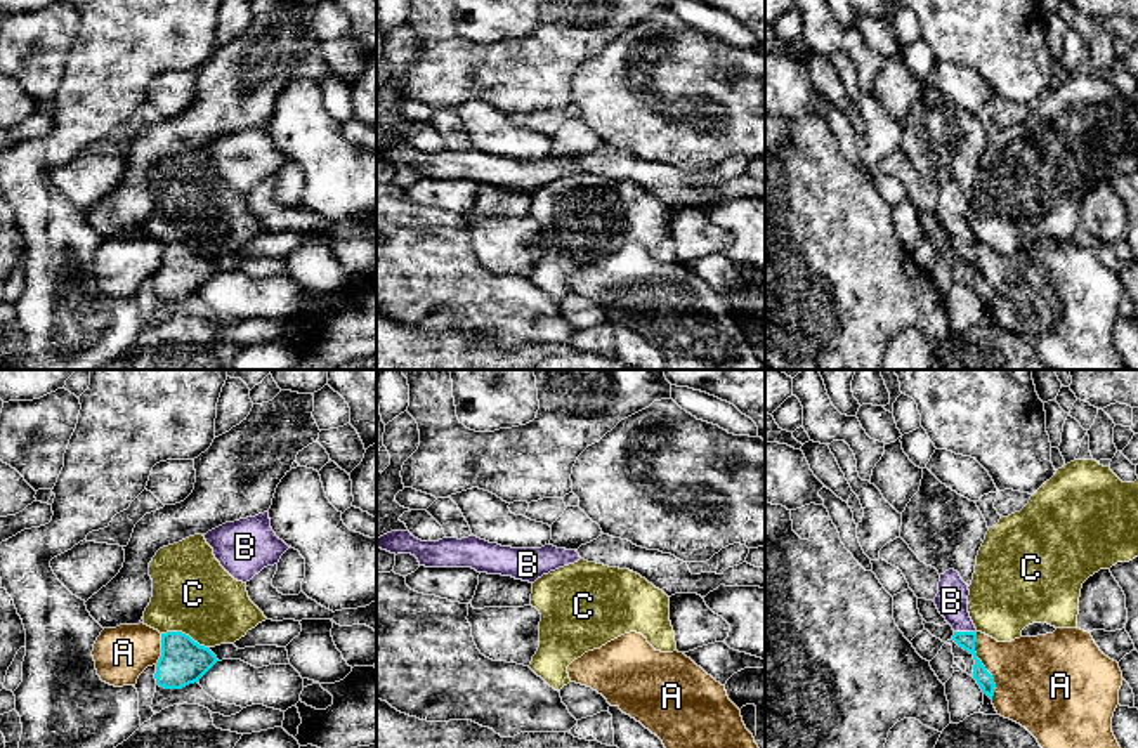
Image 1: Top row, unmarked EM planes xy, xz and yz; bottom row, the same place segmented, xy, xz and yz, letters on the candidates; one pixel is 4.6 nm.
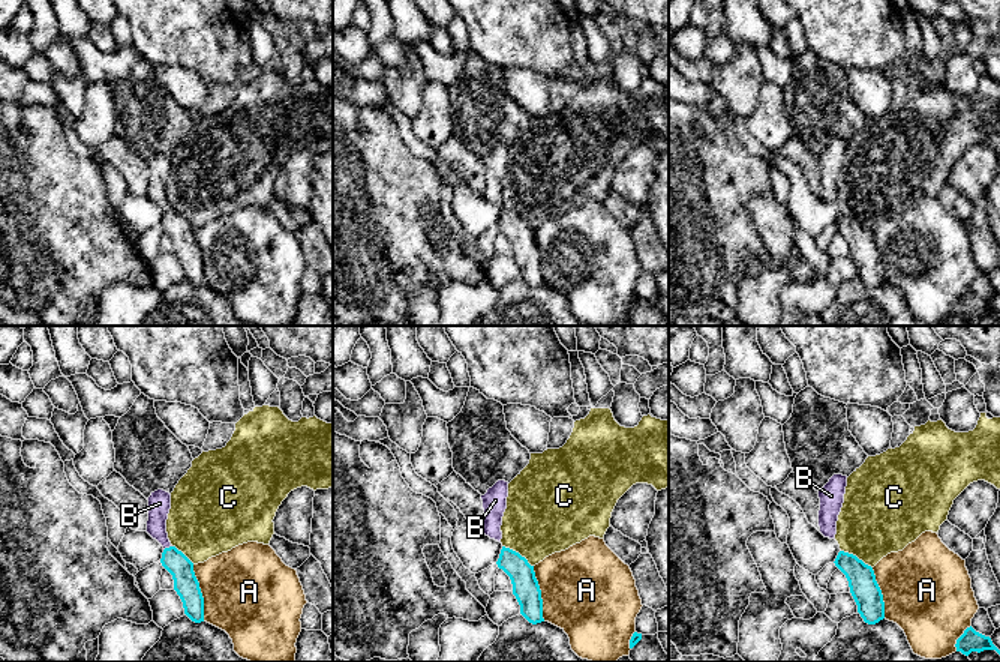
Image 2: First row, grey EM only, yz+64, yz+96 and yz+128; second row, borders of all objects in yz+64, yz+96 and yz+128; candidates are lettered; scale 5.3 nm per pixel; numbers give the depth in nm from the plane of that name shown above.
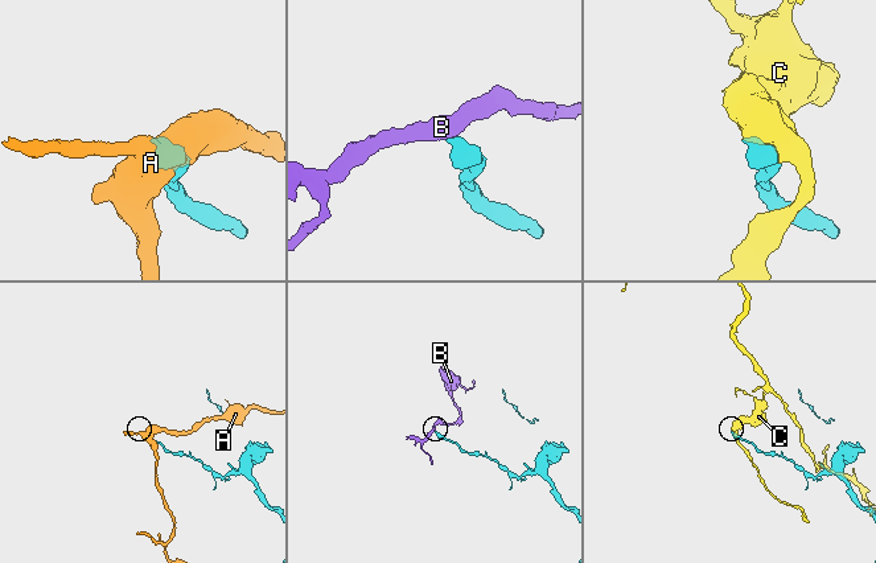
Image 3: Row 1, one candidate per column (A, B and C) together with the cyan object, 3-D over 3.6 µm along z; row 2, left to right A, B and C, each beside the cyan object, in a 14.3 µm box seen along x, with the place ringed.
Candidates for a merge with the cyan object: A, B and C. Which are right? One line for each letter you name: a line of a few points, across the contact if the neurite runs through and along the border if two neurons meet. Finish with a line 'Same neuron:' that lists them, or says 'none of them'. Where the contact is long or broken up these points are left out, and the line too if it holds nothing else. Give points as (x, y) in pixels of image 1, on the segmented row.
B: line yz (963, 639), (965, 632), (951, 601)
Same neuron: B

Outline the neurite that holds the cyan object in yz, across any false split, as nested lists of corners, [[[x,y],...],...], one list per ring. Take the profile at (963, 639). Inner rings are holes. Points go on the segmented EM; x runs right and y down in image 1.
[[[949,569],[940,574],[939,594],[933,602],[939,613],[952,627],[952,640],[973,656],[973,679],[982,692],[992,699],[996,684],[975,653],[977,628],[968,613],[968,595],[968,585],[961,580],[959,573]]]

